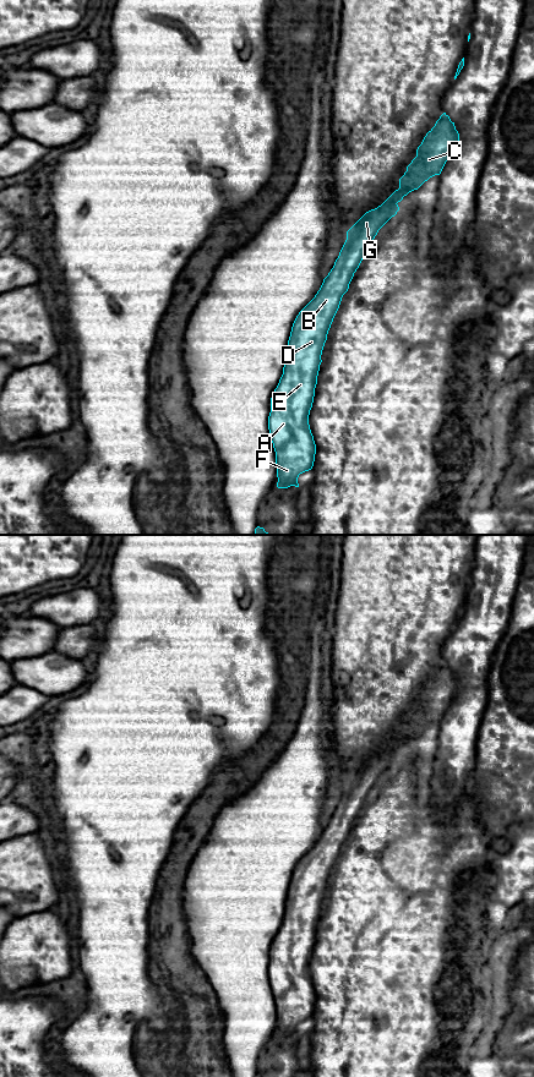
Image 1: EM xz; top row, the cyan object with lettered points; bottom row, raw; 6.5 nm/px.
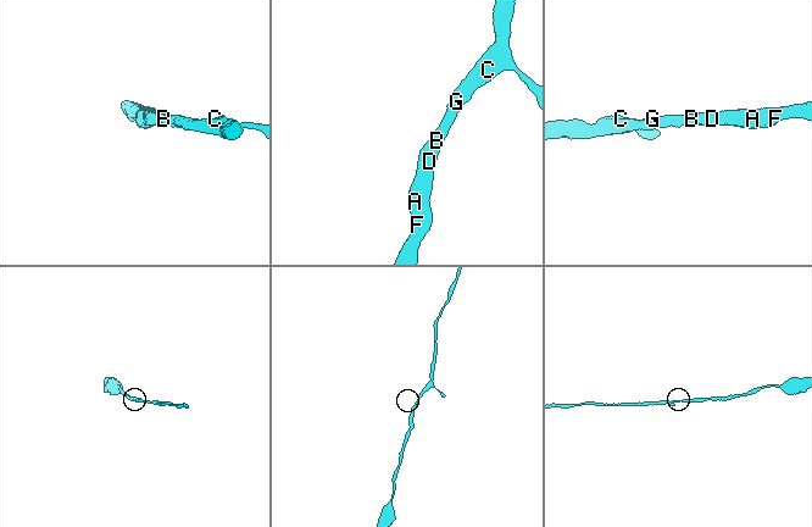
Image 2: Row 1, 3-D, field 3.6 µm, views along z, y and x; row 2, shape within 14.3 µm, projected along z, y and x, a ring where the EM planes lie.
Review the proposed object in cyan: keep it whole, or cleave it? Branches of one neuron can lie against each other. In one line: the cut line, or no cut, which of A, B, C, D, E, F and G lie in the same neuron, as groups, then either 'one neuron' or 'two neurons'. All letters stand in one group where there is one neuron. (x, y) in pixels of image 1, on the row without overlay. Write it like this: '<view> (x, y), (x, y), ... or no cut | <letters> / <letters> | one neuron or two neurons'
no cut | A B C D E F G | one neuron

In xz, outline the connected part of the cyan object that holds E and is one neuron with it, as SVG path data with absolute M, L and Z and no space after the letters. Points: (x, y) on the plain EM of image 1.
M443 661L435 674L426 682L416 698L416 705L407 715L407 720L399 727L399 737L396 738L381 754L366 760L348 780L347 788L334 810L333 816L323 827L315 846L296 864L287 895L283 923L271 946L271 961L268 964L268 978L276 1000L277 1035L299 1035L298 1026L314 1015L316 993L309 973L309 963L312 956L315 936L321 903L327 889L327 882L333 866L339 857L343 843L348 840L354 821L359 816L367 796L377 783L378 778L399 759L398 750L409 740L418 738L425 729L440 723L446 710L454 701L459 682L454 671Z

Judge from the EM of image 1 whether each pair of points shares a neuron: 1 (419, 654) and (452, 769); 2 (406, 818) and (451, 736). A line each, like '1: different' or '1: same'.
1: different
2: different

